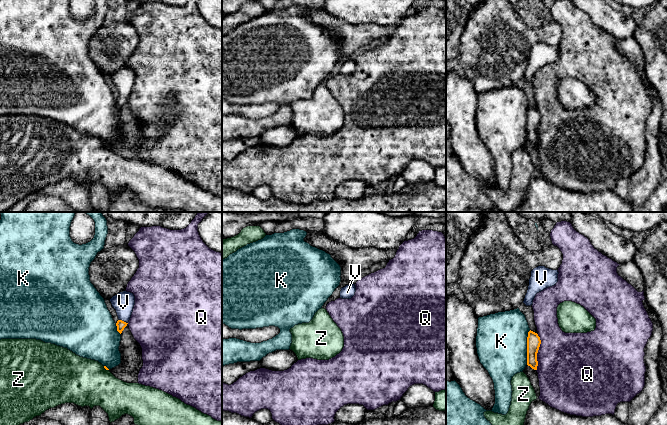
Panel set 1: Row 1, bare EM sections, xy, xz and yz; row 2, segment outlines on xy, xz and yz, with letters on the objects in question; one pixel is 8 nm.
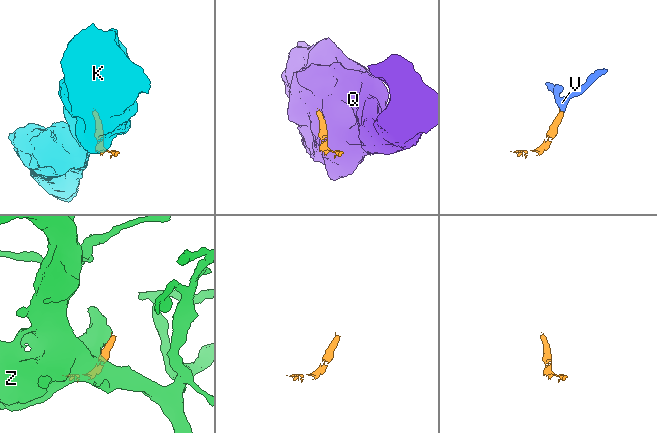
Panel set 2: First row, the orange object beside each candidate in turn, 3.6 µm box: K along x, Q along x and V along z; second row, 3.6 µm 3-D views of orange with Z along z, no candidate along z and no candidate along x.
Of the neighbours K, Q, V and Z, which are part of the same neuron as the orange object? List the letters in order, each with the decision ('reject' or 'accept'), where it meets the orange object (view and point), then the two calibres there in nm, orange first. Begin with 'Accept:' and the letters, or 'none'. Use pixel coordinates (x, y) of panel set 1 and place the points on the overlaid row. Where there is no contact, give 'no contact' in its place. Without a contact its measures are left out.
Accept: V
K: reject; contact yz (527, 347); calibres 110 and 420 nm
Q: reject; contact yz (537, 352); calibres 110 and 460 nm
V: accept; contact xy (123, 321); calibres 70 and 170 nm
Z: reject; contact xy (106, 369); calibres 20 and 380 nm

